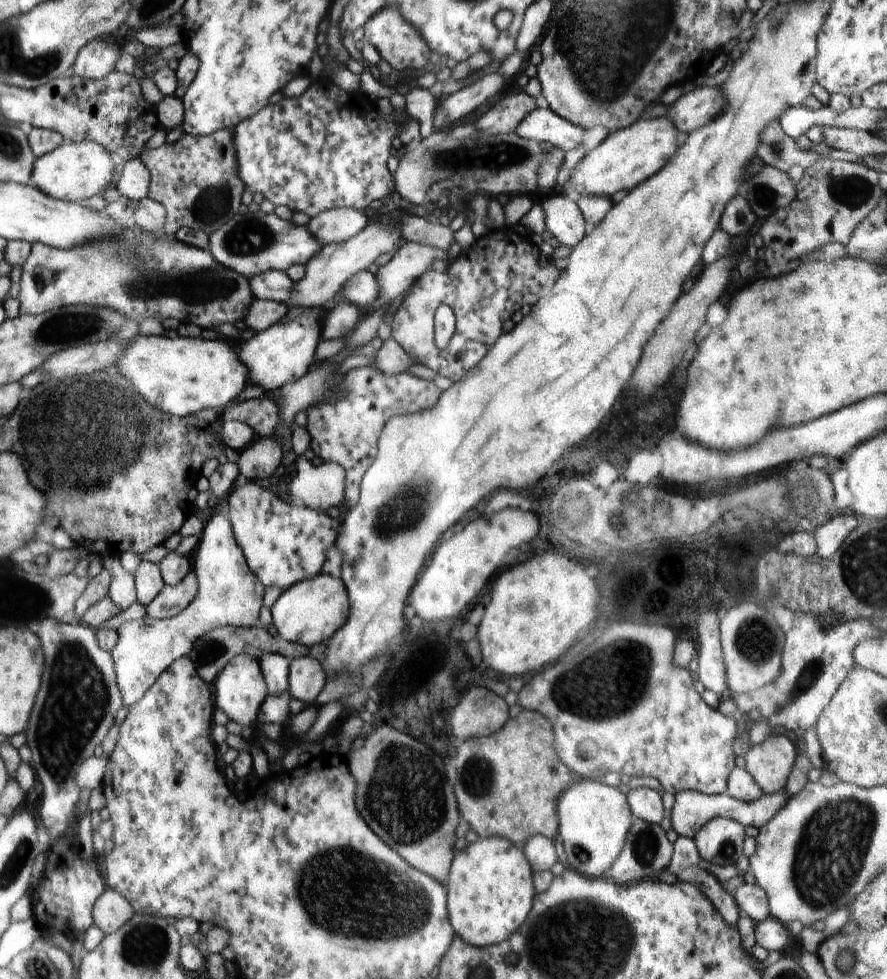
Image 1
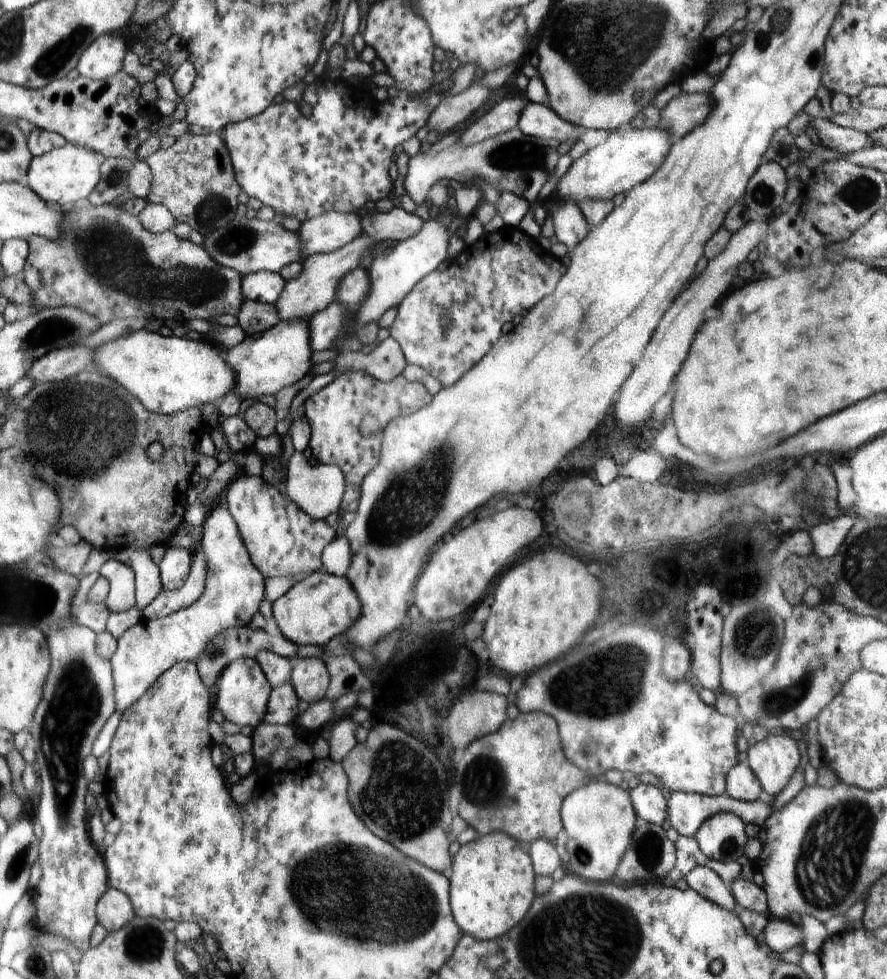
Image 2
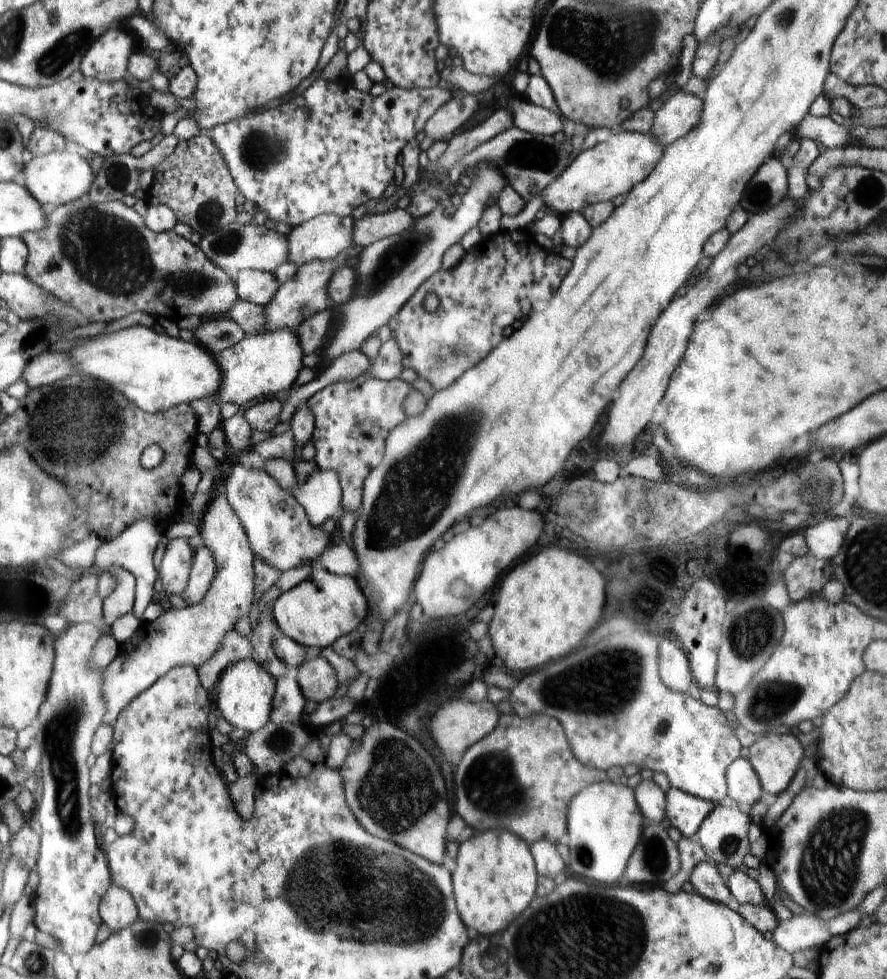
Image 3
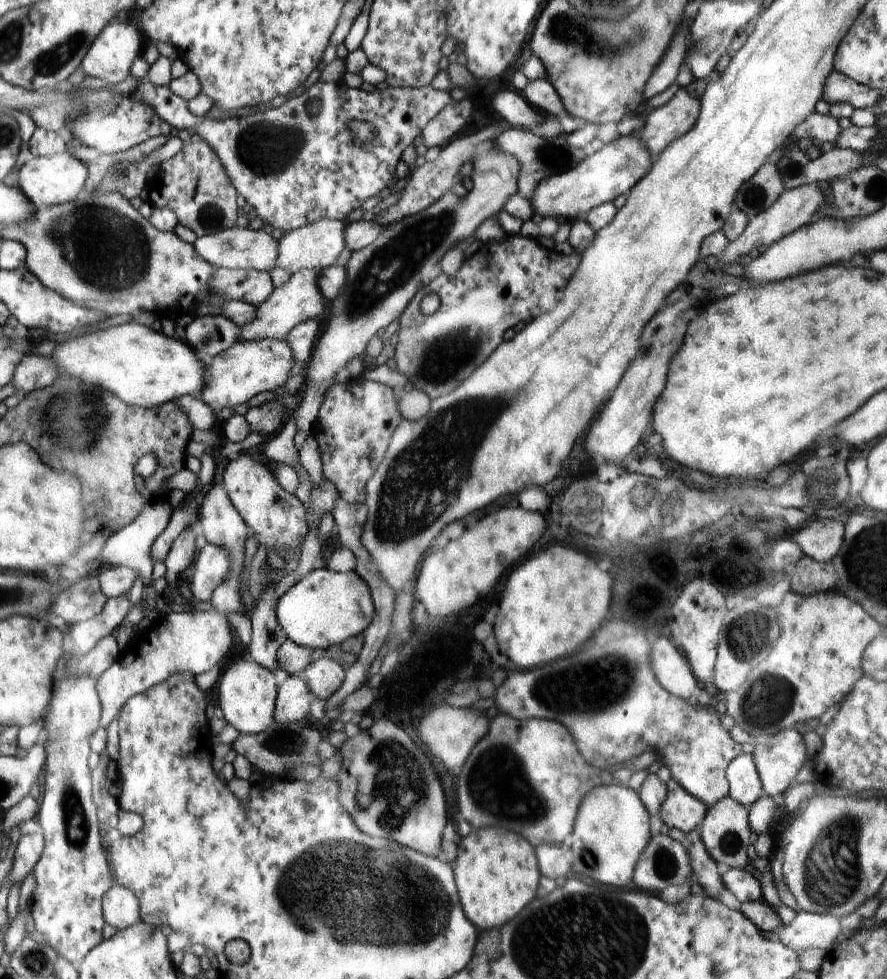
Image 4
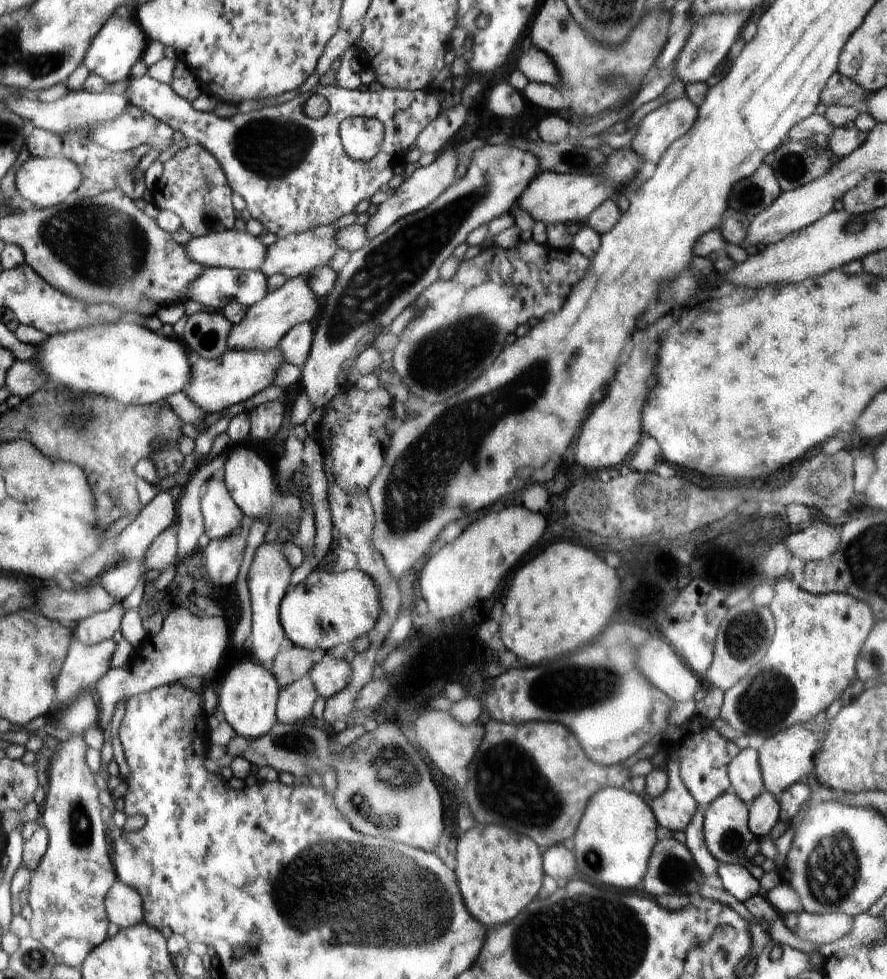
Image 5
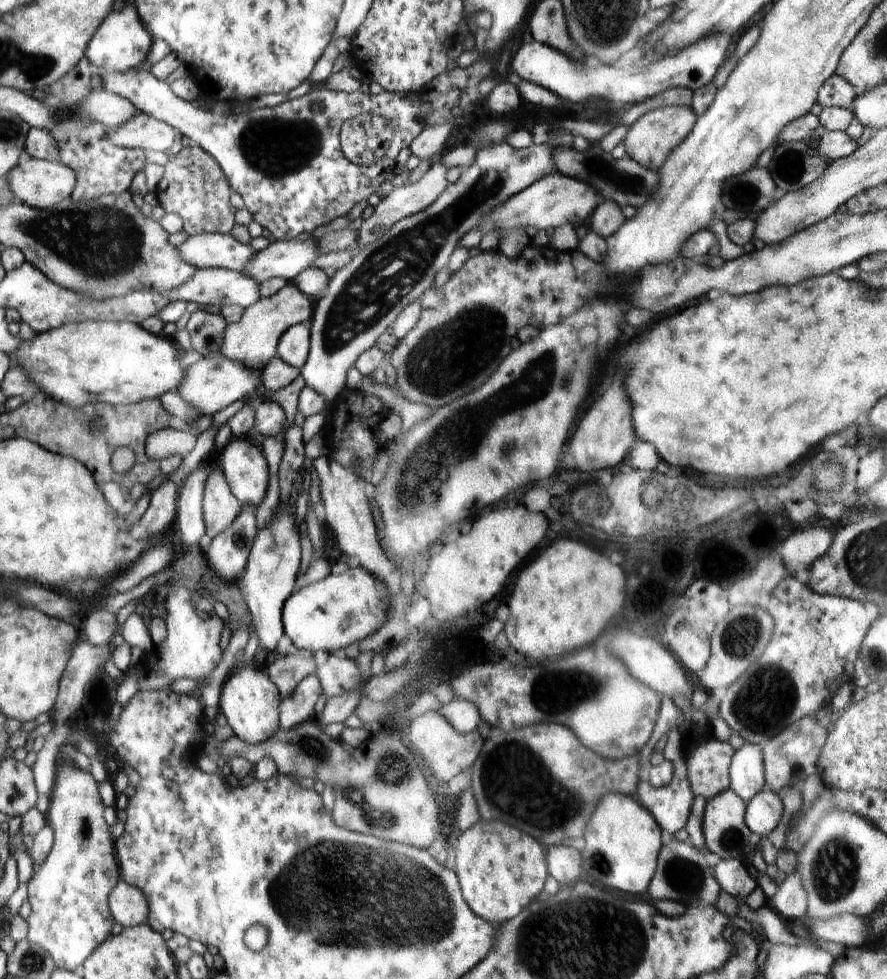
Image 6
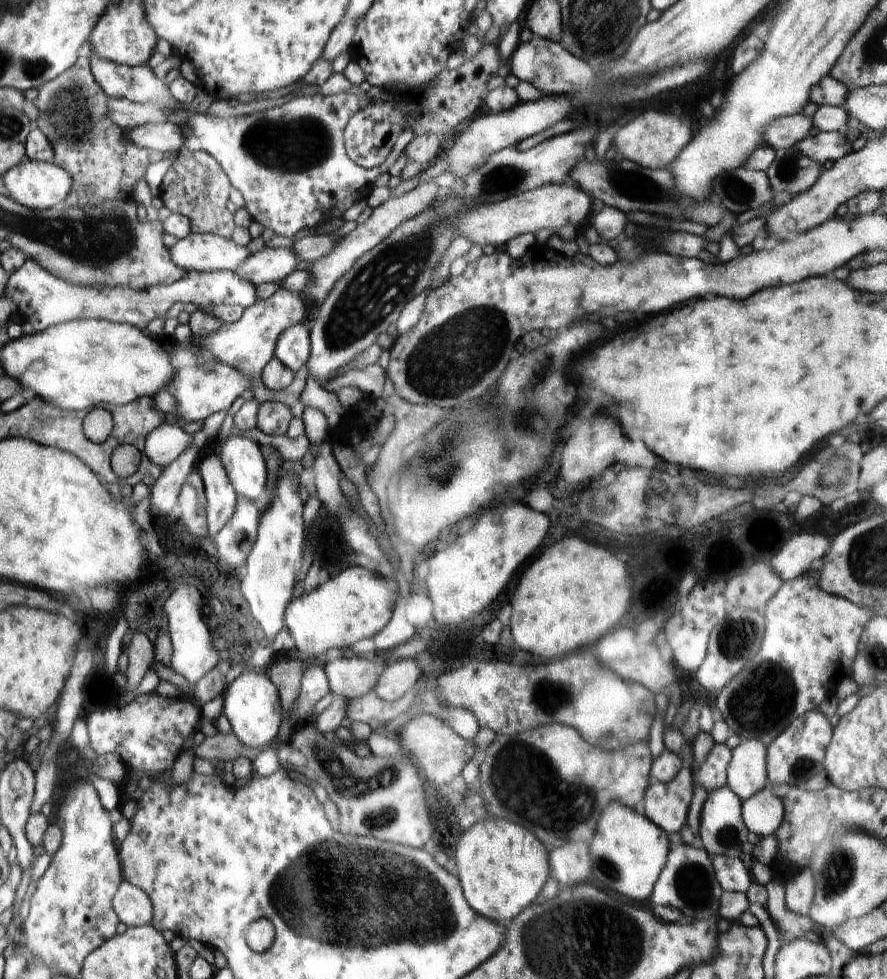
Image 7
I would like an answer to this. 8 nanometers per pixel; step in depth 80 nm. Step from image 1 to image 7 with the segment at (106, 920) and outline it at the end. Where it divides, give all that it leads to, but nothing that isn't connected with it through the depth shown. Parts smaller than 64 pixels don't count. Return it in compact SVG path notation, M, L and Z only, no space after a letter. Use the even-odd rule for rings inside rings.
M128 881L120 883L112 899L115 912L127 927L141 927L151 924L153 906L150 897Z

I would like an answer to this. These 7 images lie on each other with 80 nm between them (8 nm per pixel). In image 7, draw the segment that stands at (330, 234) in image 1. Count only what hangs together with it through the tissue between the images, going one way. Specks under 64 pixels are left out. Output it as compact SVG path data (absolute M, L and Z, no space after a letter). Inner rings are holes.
M265 246L263 250L248 255L236 272L242 280L256 288L264 283L281 283L284 277L296 270L300 261L292 247L271 249Z

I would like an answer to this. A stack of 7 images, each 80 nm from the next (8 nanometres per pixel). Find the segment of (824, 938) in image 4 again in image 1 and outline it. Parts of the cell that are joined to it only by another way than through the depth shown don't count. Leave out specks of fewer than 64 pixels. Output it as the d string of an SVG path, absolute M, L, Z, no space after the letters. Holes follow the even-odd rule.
M772 918L755 922L754 940L756 940L756 944L759 944L760 951L769 954L783 953L793 947L796 942L788 932L788 927Z

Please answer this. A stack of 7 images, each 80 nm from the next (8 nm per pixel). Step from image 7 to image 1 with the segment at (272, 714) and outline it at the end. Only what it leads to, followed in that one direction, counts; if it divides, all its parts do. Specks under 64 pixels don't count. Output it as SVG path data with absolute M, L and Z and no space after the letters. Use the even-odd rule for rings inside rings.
M246 654L234 656L232 661L222 668L212 684L216 690L216 707L224 711L229 721L234 721L242 727L256 725L256 714L268 696L258 659Z

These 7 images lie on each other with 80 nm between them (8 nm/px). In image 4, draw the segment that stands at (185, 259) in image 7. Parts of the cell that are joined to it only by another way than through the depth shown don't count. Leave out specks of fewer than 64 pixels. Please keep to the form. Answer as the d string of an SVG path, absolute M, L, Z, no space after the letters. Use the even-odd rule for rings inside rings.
M249 227L225 228L222 232L212 233L198 237L195 242L196 252L200 258L208 261L214 268L227 269L256 269L257 271L271 271L276 264L278 256L278 241L270 234L270 231L260 229L252 230Z

